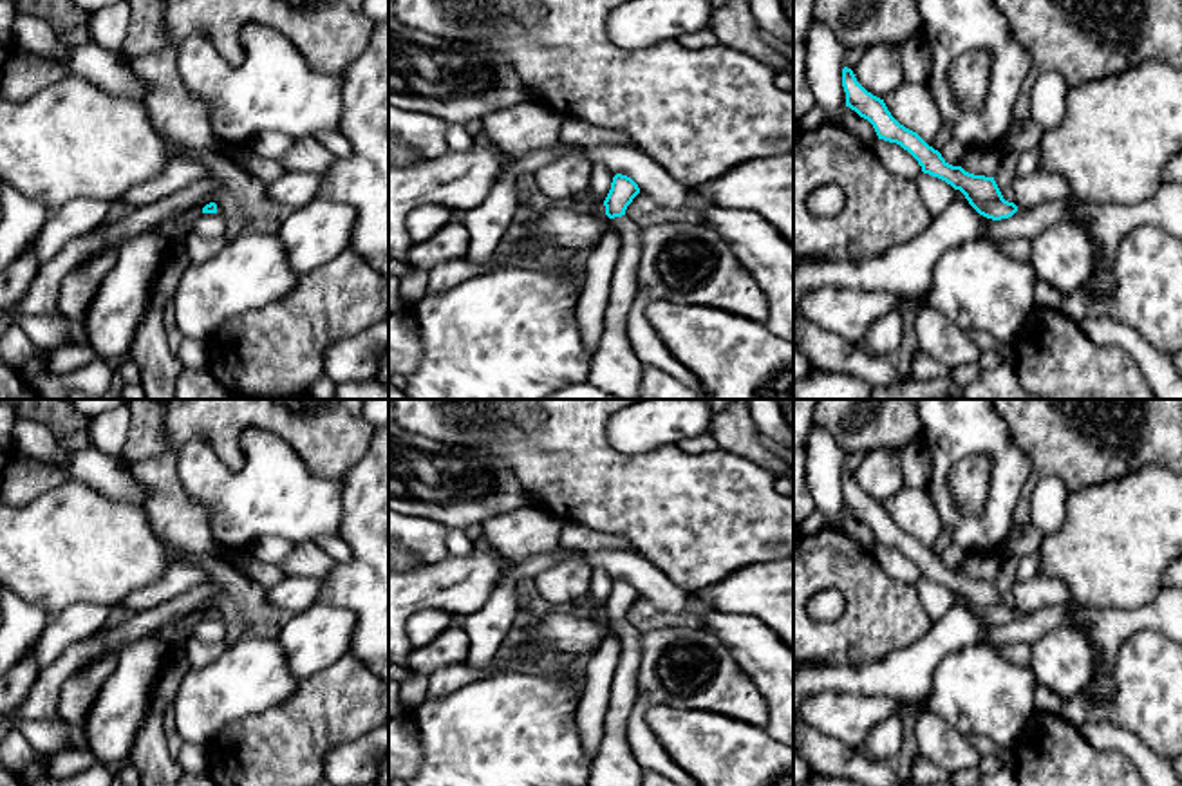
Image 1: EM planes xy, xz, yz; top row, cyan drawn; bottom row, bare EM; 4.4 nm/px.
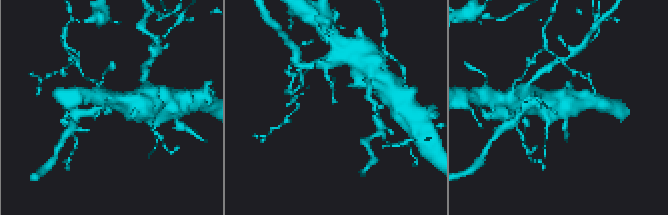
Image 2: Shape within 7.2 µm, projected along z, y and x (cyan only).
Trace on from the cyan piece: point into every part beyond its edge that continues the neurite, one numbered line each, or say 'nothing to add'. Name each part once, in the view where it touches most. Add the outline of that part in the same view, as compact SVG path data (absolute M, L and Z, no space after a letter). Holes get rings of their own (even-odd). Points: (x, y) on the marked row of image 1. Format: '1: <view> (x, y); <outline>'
1: xz (615, 369); M625 215L611 220L622 235L622 248L613 271L609 305L605 311L605 332L593 352L587 383L616 399L634 399L643 376L643 363L631 347L627 320L636 296L642 240L640 228Z

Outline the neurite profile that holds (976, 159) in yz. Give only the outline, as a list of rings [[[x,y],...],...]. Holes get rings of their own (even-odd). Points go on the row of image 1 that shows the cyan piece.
[[[969,145],[963,152],[962,168],[974,175],[994,177],[1001,163],[998,146]]]

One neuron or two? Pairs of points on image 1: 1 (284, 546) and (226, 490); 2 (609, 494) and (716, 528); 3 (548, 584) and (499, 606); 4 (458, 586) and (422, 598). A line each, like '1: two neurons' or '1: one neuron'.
1: two neurons
2: one neuron
3: two neurons
4: one neuron

